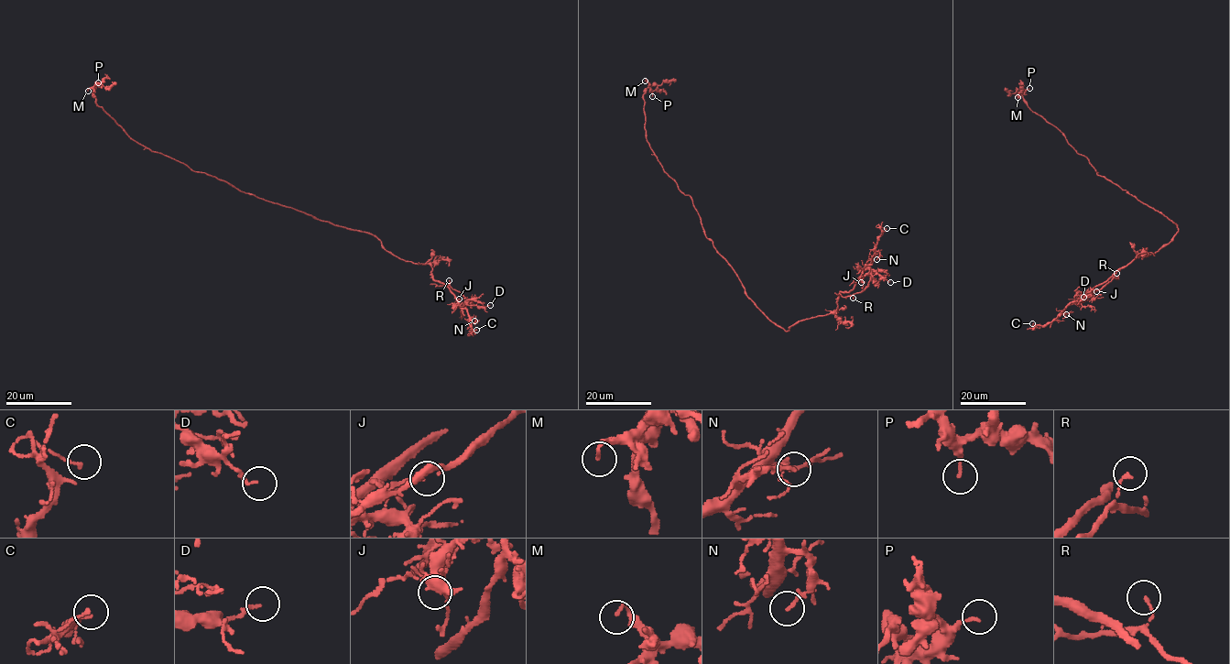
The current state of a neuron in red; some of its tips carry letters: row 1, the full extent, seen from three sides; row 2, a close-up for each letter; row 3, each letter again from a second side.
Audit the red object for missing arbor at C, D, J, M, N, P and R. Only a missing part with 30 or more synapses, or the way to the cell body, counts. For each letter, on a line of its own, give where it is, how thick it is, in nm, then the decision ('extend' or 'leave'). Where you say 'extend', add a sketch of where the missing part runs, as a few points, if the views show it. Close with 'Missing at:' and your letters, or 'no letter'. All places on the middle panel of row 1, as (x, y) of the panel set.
C: at (887, 228); 120 nm thick; extend; missing branch runs (887, 228), (885, 220), (875, 218), (887, 223), (896, 212), (911, 201), (909, 194), (908, 200)
D: at (890, 282); 150 nm thick; leave
J: at (861, 282); 100 nm thick; leave
M: at (645, 81); 130 nm thick; leave
N: at (876, 259); 160 nm thick; leave
P: at (652, 96); 140 nm thick; leave
R: at (853, 298); 140 nm thick; leave
Missing at: C

